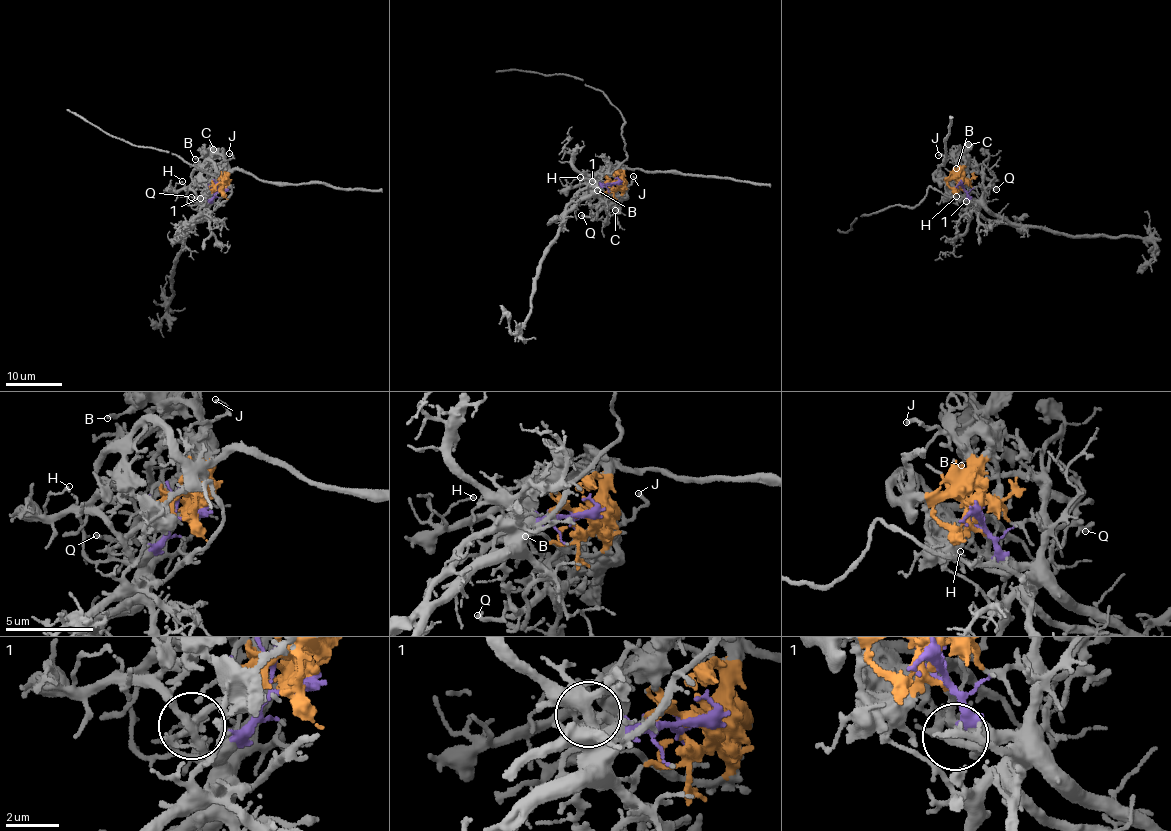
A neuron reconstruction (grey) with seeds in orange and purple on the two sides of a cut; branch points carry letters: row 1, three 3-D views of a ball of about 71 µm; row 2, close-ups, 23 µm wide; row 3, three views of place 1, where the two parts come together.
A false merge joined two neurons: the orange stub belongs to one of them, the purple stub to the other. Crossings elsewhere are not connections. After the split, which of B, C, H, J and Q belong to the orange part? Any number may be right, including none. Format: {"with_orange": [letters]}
{"with_orange": ["B", "C", "J", "Q"]}

